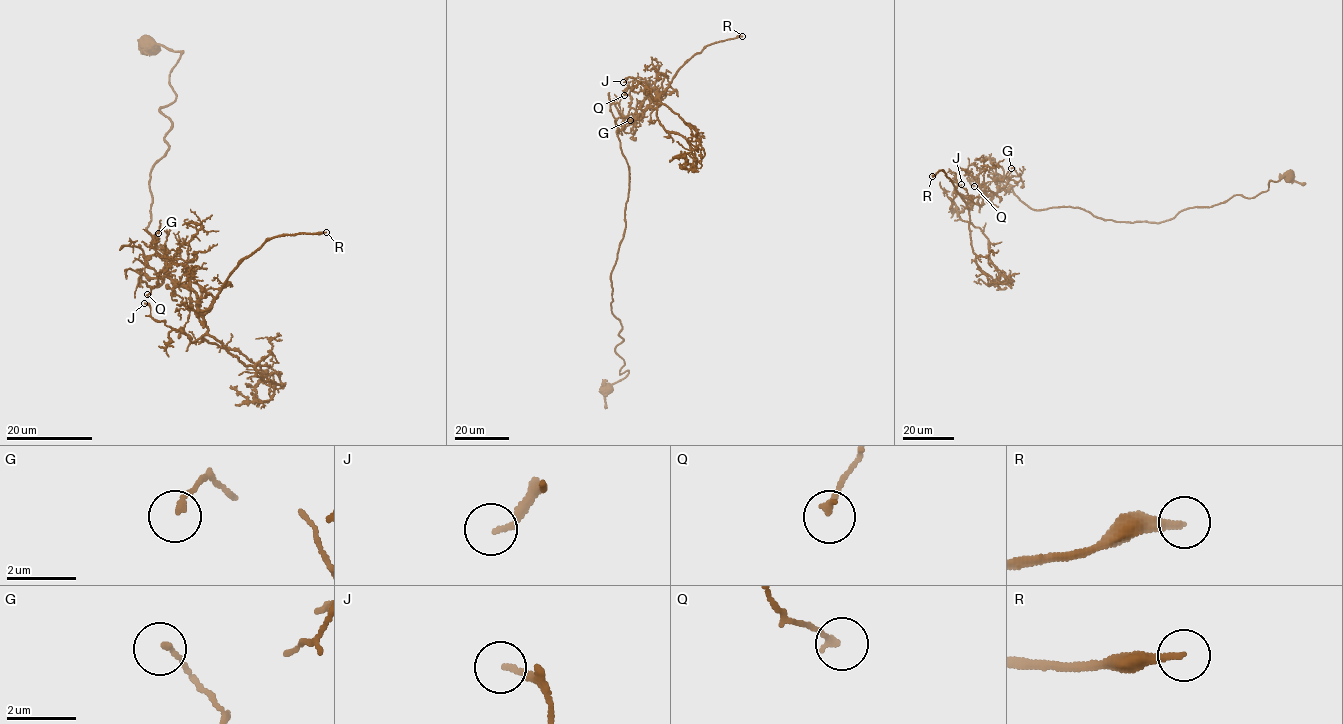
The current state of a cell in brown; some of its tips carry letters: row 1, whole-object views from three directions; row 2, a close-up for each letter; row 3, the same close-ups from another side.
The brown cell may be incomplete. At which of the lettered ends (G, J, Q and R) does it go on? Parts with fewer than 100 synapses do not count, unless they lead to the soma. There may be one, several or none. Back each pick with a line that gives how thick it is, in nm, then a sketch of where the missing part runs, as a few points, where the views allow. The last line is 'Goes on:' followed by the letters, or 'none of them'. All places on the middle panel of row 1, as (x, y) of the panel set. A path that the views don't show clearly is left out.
R: Thickness 220 nm
Goes on: R

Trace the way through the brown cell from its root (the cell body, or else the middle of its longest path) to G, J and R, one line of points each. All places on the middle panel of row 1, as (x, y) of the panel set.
G: (606, 389), (628, 373), (615, 350), (610, 272), (629, 183), (617, 132), (632, 120), (634, 133), (630, 120)
J: (606, 389), (628, 373), (610, 302), (629, 183), (617, 132), (661, 102), (623, 82)
R: (606, 389), (628, 373), (620, 374), (622, 325), (610, 302), (629, 183), (617, 132), (694, 55), (742, 36)

